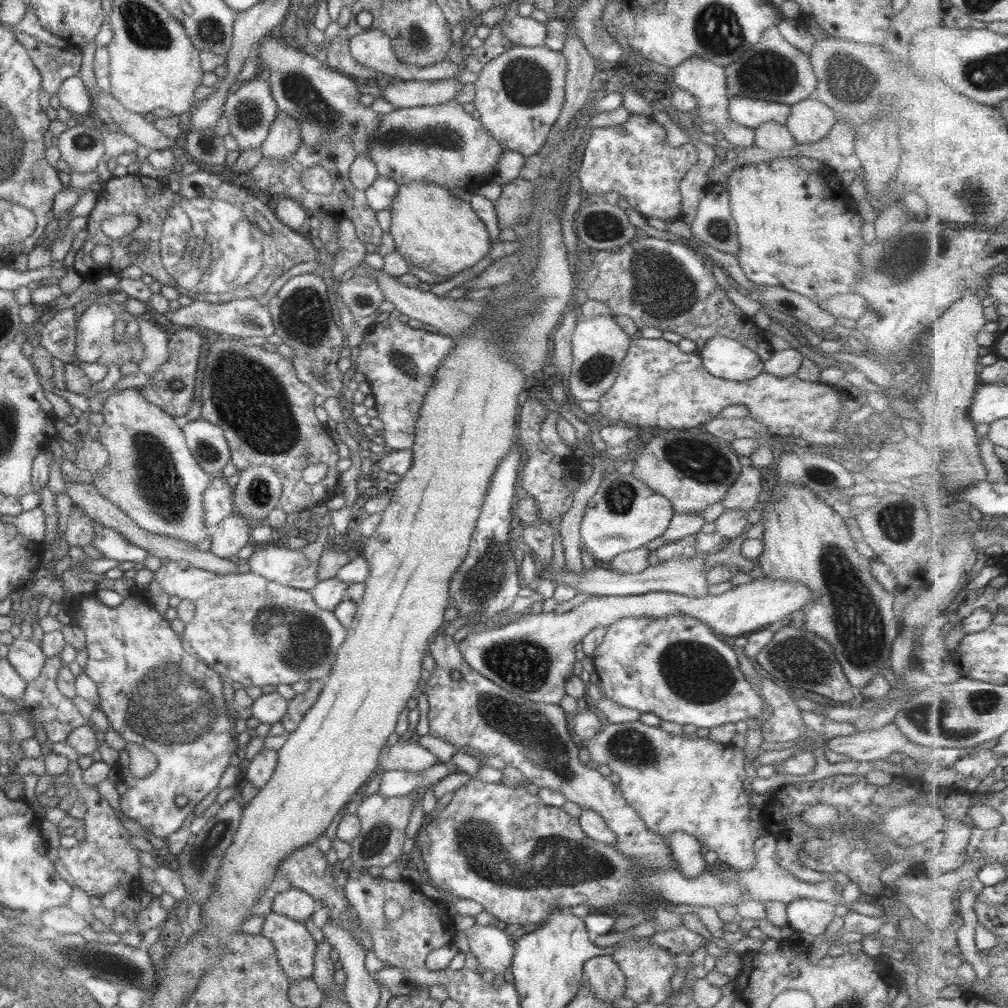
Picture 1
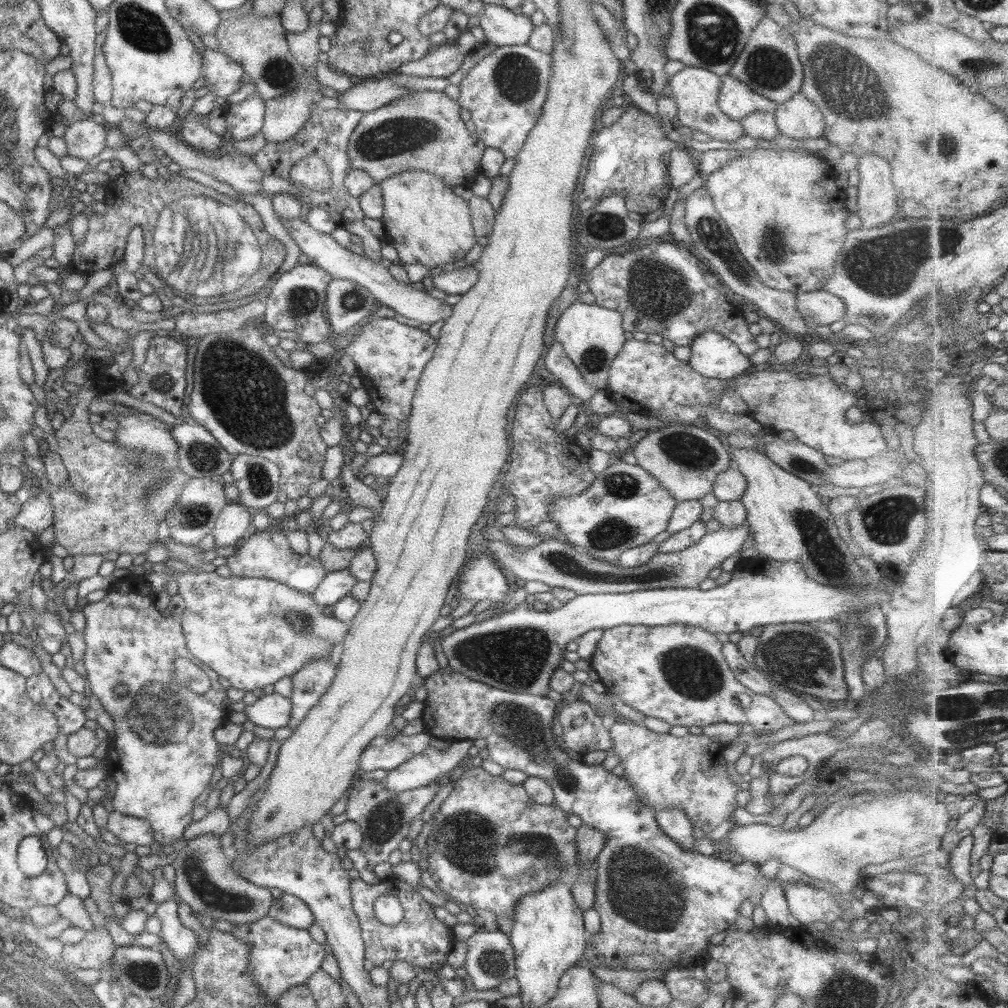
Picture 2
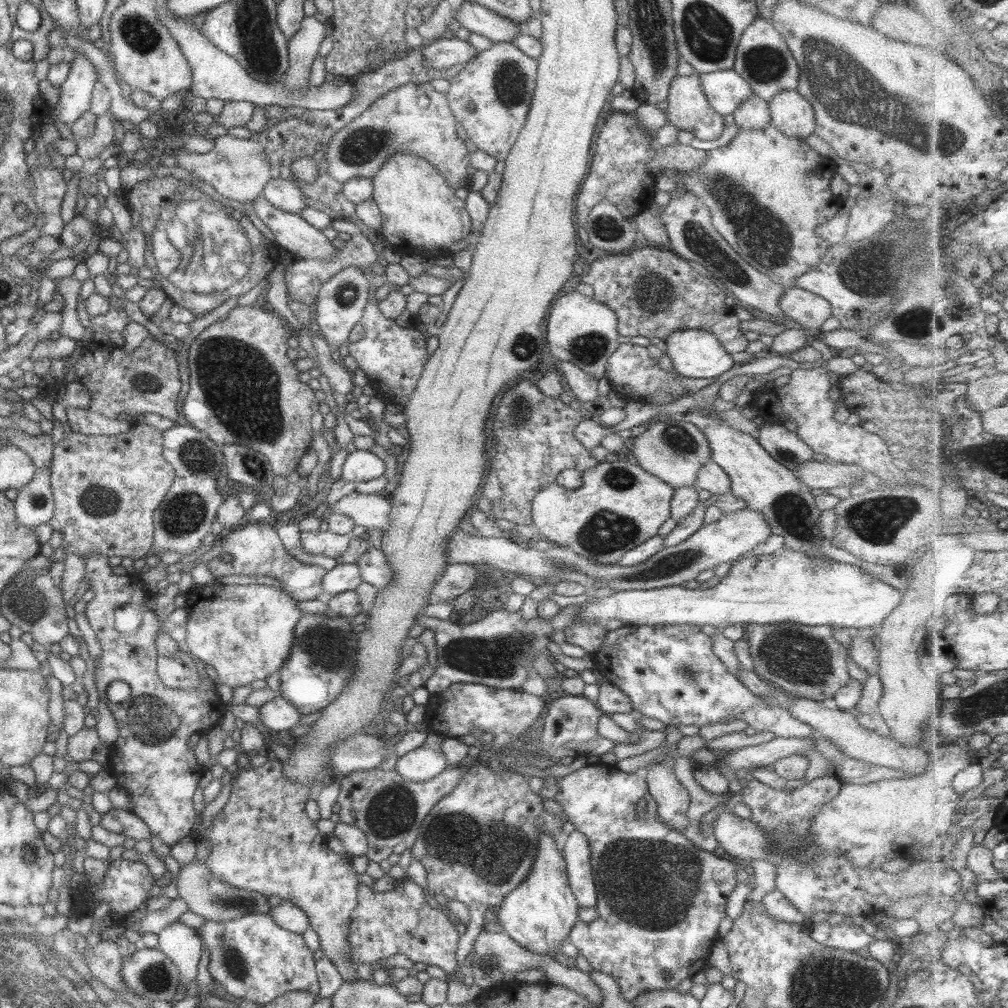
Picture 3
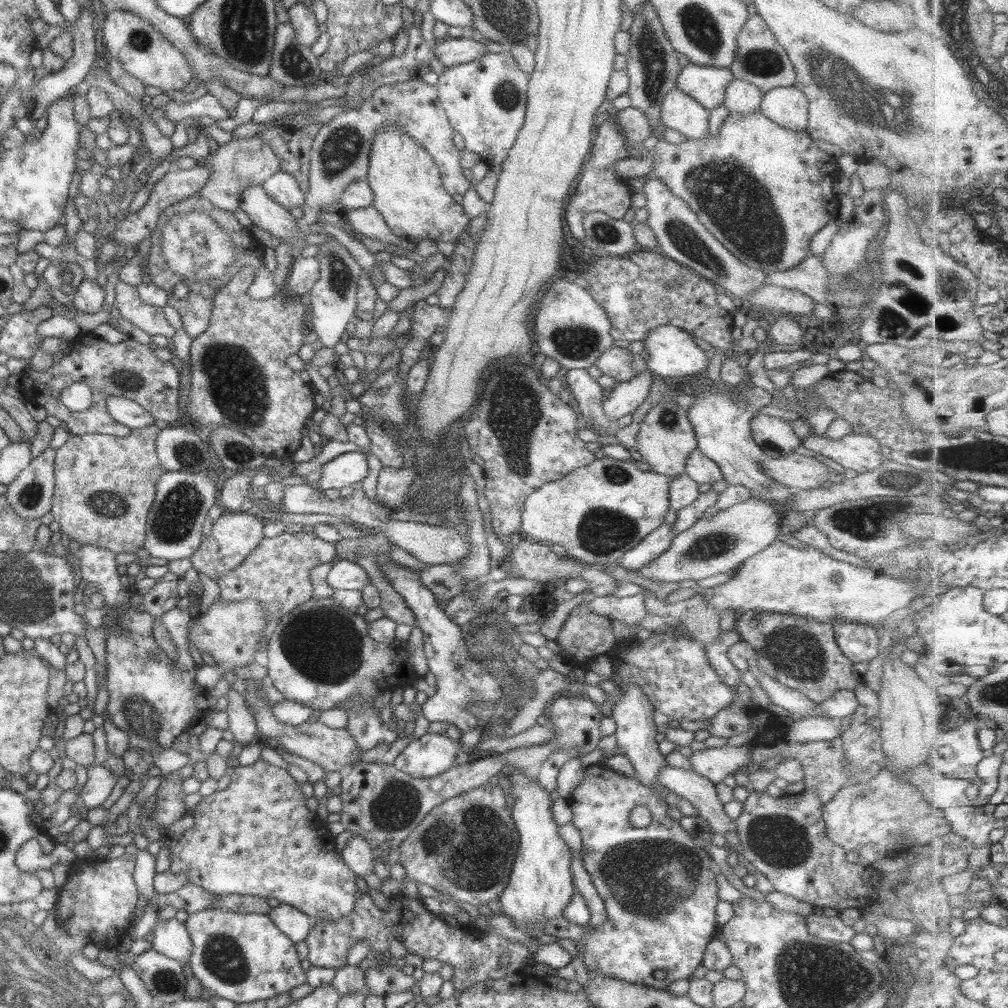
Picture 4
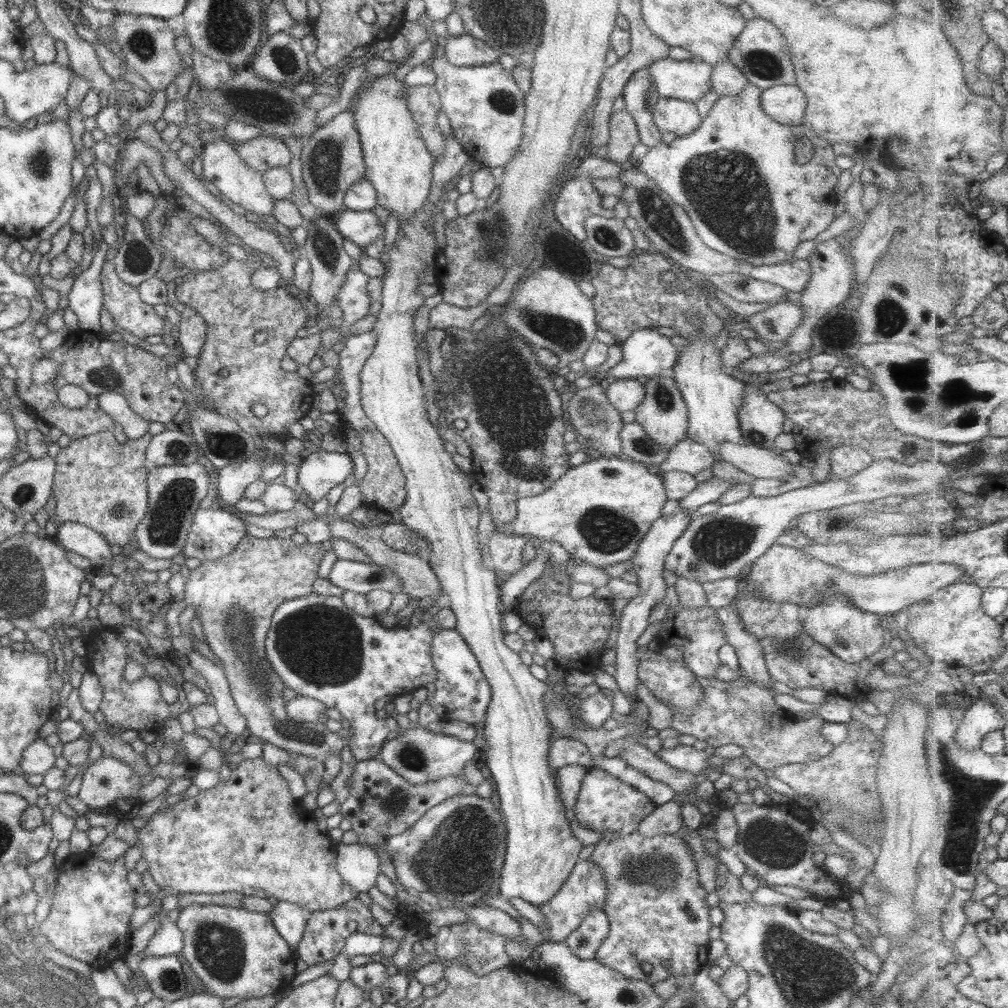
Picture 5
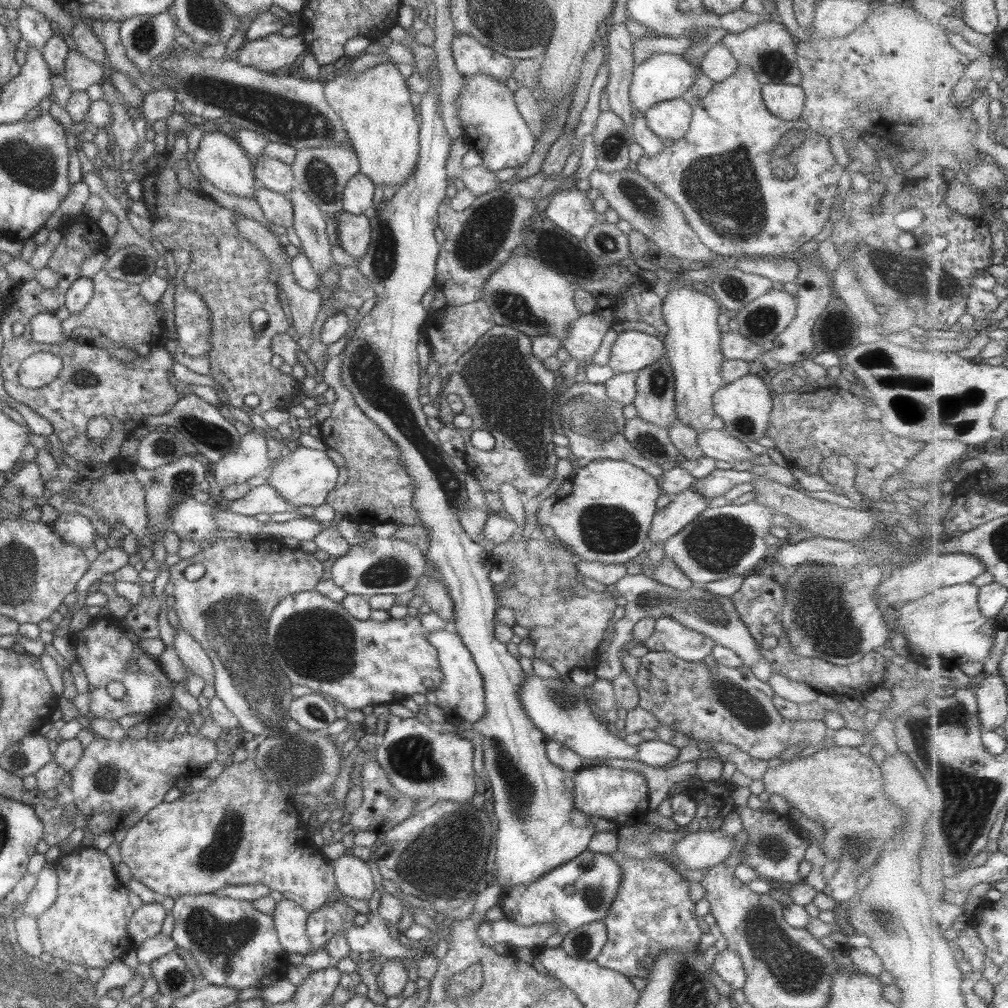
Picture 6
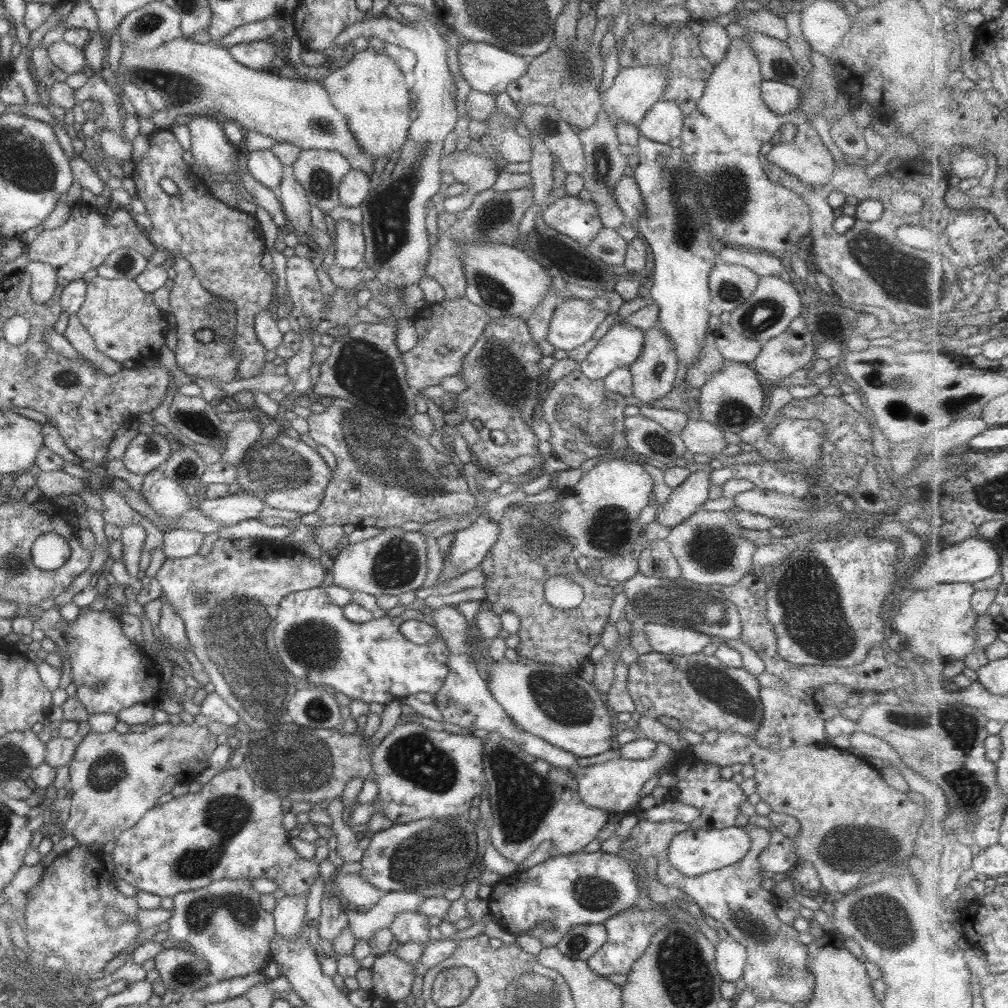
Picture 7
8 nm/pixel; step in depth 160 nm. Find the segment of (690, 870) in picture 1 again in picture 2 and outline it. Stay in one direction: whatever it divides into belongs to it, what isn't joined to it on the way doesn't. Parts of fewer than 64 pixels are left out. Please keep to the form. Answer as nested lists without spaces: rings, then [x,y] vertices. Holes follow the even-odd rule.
[[[677,809],[657,811],[657,813],[654,813],[654,820],[658,827],[669,838],[674,839],[683,850],[693,850],[692,826],[683,812]]]

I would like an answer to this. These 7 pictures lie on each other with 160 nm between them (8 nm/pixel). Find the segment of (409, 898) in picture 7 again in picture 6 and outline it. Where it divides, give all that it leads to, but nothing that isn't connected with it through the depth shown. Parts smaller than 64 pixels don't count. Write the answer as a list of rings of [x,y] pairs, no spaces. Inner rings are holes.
[[[366,915],[368,918],[365,924],[361,926],[352,926],[347,928],[343,933],[347,946],[361,954],[361,952],[379,953],[387,959],[400,958],[401,961],[411,958],[411,950],[400,945],[398,942],[389,937],[387,931],[387,922],[378,915]]]

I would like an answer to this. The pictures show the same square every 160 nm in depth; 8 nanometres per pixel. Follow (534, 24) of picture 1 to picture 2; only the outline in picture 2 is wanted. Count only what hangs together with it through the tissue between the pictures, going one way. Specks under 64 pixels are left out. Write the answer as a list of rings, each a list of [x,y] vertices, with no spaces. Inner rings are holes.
[[[485,5],[476,17],[479,20],[479,28],[484,32],[485,40],[495,44],[496,47],[525,45],[534,27],[528,17],[520,12],[514,13],[512,10],[495,5]]]

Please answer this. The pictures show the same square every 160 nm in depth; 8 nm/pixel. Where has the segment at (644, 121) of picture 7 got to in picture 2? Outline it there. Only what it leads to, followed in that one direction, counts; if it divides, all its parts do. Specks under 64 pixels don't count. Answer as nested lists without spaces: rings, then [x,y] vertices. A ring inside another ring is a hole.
[[[685,66],[679,72],[667,78],[665,90],[676,104],[676,116],[681,126],[687,126],[697,132],[707,134],[712,140],[719,142],[735,142],[737,138],[744,135],[742,126],[738,121],[731,120],[723,114],[717,104],[717,96],[721,86],[720,75],[695,68]]]

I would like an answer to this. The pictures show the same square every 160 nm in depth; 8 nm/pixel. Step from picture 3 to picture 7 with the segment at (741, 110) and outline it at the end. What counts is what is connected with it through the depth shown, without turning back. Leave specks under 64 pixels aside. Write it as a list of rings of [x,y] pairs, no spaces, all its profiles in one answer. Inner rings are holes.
[[[710,21],[705,26],[701,26],[696,36],[700,53],[711,63],[712,68],[715,67],[723,60],[731,38],[727,36],[724,27]]]

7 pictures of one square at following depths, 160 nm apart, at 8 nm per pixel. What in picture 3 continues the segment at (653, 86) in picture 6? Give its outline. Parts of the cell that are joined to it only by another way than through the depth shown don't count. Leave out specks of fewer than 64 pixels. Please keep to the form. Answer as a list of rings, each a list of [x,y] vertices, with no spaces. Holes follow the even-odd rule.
[[[732,69],[697,75],[709,106],[722,117],[752,95],[751,87]]]

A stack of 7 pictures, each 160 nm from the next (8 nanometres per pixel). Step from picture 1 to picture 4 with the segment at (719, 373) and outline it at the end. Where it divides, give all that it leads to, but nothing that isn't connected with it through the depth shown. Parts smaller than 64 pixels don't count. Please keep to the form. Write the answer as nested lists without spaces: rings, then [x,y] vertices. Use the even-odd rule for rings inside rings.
[[[669,325],[657,326],[655,329],[647,331],[647,337],[641,342],[643,343],[642,351],[647,354],[647,359],[644,359],[645,366],[651,374],[664,376],[673,383],[692,377],[704,377],[709,357],[704,355],[702,347],[695,343],[689,334],[683,334],[683,330]]]

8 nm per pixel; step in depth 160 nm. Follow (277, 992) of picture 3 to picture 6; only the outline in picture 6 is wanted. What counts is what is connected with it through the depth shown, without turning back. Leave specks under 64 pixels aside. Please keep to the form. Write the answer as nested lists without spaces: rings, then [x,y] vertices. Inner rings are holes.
[[[214,893],[185,894],[173,900],[173,907],[169,911],[174,918],[170,934],[171,940],[176,946],[191,954],[199,967],[202,978],[205,978],[209,984],[228,986],[237,991],[250,986],[262,989],[264,986],[277,982],[290,971],[287,962],[288,953],[279,946],[275,930],[273,930],[271,915],[257,912],[249,900],[227,898]]]

